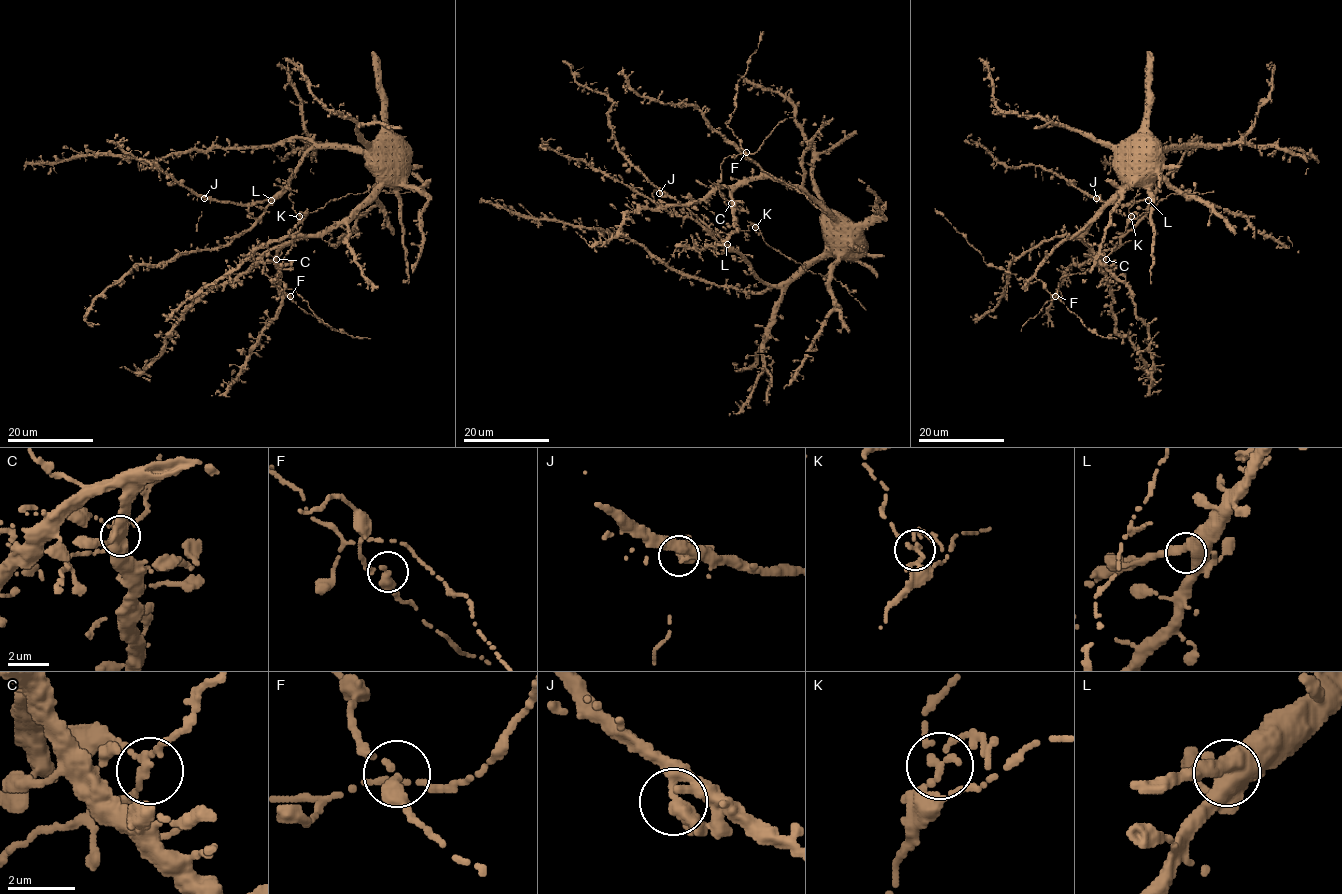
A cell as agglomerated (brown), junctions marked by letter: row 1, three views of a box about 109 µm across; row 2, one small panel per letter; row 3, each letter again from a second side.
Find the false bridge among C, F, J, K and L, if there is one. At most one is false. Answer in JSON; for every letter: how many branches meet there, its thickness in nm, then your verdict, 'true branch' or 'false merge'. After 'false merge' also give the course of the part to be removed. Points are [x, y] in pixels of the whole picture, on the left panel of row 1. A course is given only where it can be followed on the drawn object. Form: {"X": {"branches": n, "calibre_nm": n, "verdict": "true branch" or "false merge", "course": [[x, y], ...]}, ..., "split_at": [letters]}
{"C": {"branches": 3, "calibre_nm": 190, "verdict": "true branch"}, "F": {"branches": 3, "calibre_nm": 240, "verdict": "true branch"}, "J": {"branches": 3, "calibre_nm": 300, "verdict": "true branch"}, "K": {"branches": 3, "calibre_nm": 180, "verdict": "true branch"}, "L": {"branches": 3, "calibre_nm": 340, "verdict": "true branch"}, "split_at": []}

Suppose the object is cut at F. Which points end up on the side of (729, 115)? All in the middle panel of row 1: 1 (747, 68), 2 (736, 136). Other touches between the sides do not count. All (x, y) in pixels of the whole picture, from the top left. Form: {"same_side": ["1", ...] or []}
{"same_side": ["1", "2"]}

